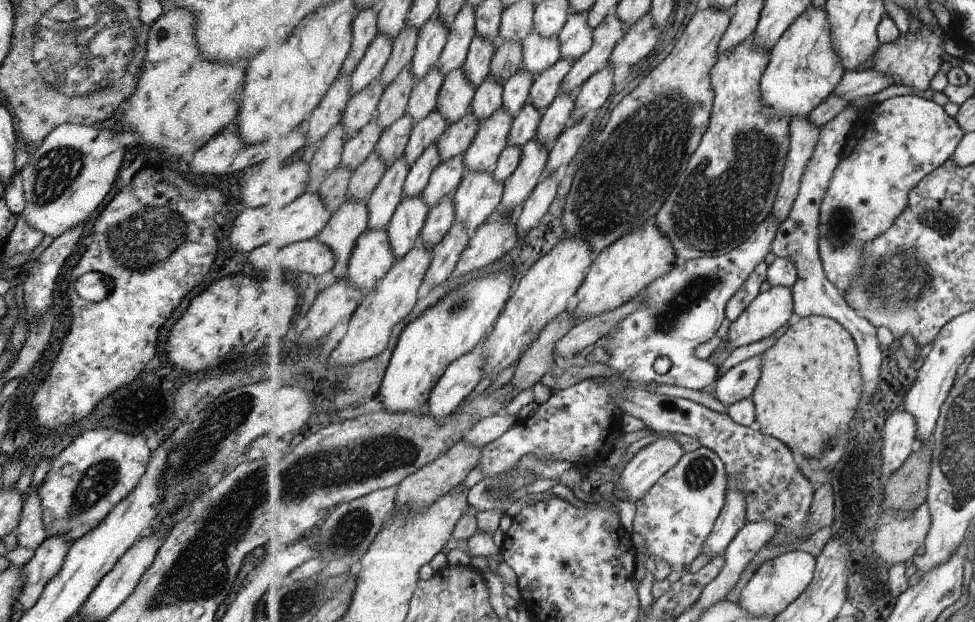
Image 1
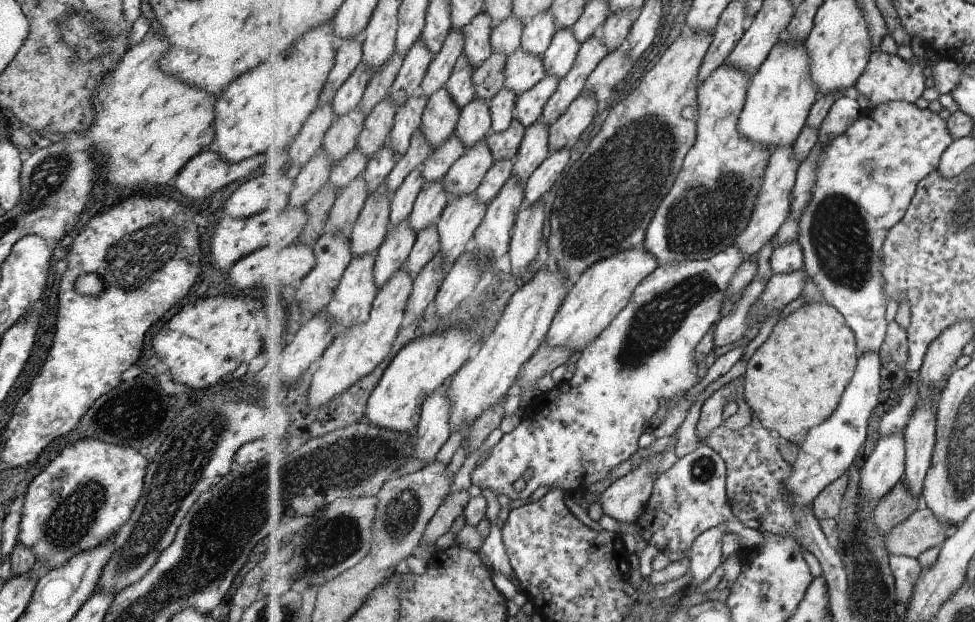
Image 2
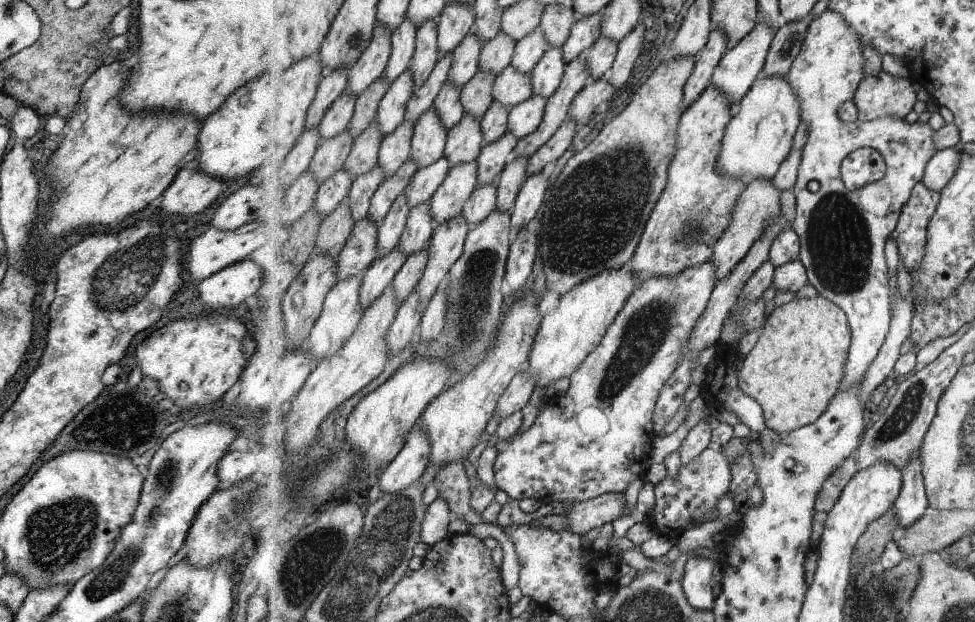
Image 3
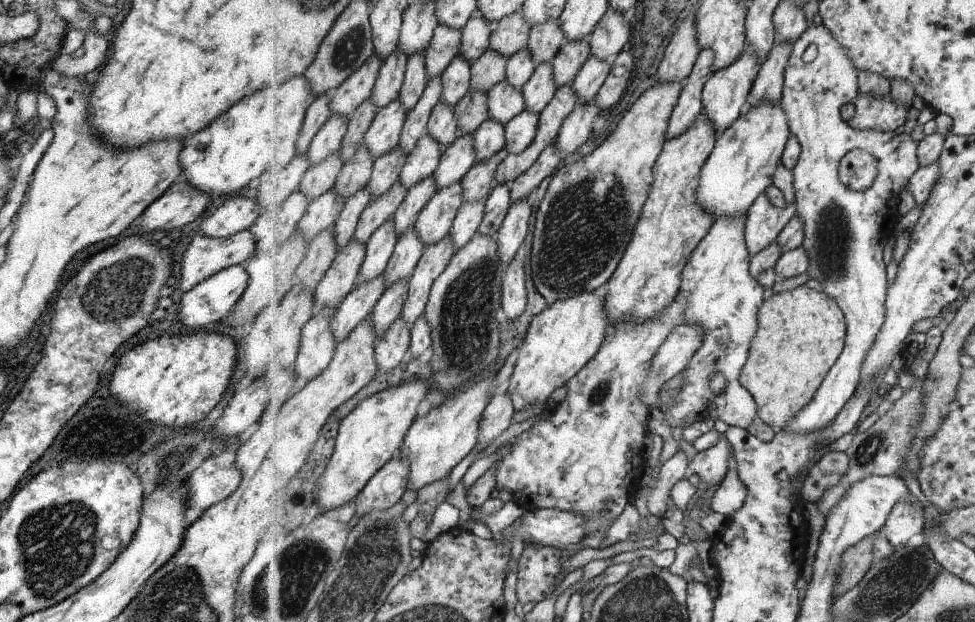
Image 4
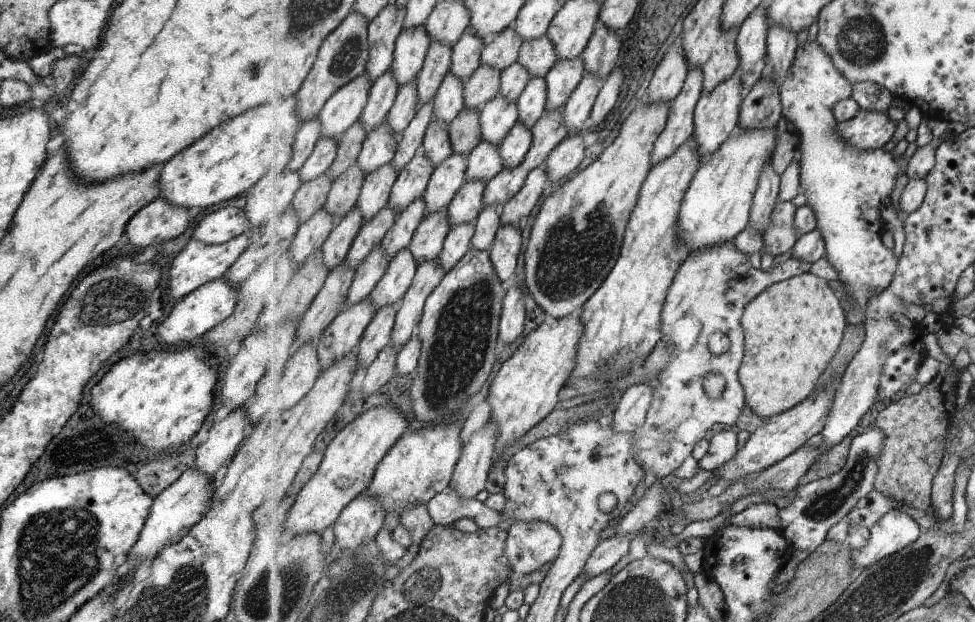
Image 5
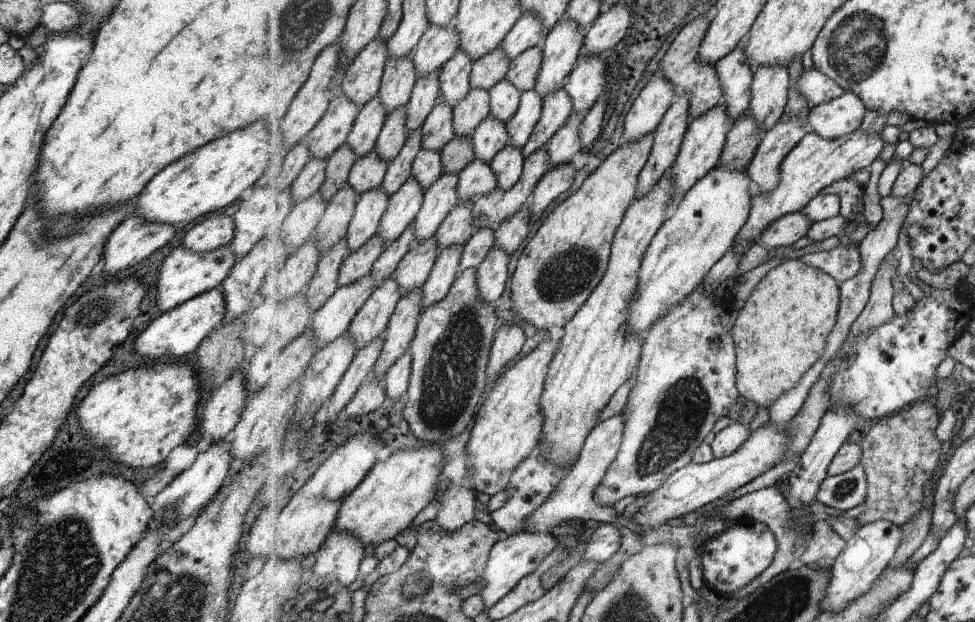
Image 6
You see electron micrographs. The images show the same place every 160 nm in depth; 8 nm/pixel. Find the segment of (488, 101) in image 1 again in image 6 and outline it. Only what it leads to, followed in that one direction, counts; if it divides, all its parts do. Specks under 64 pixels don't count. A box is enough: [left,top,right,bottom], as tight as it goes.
[415,172,461,244]

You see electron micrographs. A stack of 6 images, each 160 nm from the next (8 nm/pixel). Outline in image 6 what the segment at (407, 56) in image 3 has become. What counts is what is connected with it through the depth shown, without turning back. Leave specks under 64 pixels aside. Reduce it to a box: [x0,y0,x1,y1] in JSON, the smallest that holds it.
[347,94,387,158]

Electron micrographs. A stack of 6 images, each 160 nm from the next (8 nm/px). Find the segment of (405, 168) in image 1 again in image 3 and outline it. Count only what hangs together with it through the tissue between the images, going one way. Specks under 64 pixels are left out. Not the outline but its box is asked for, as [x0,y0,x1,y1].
[337,214,379,281]

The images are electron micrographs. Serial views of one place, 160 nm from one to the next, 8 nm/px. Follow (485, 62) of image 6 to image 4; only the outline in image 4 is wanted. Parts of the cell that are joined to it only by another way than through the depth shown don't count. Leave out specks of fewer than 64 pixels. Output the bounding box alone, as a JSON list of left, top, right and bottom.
[490,11,532,58]

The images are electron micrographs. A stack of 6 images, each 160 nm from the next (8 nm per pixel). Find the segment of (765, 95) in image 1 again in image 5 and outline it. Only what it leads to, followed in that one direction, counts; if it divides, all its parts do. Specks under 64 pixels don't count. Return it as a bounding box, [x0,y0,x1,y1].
[678,127,778,254]

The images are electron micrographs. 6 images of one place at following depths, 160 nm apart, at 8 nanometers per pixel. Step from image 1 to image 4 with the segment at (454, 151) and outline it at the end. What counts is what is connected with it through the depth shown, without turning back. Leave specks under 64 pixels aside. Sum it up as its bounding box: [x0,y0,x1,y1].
[393,175,438,236]

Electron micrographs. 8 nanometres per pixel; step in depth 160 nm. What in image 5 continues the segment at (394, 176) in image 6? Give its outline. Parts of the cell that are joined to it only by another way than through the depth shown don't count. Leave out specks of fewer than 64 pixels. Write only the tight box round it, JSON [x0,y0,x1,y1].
[392,99,435,172]

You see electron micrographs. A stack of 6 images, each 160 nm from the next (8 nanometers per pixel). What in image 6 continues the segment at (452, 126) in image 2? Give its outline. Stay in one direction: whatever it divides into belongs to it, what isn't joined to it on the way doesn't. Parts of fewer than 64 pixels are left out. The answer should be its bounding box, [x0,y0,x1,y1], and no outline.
[378,176,424,244]

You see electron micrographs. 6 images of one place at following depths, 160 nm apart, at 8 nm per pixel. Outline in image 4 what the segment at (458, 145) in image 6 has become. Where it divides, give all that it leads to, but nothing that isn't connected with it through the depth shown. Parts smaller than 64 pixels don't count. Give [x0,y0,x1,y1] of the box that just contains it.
[455,90,489,135]

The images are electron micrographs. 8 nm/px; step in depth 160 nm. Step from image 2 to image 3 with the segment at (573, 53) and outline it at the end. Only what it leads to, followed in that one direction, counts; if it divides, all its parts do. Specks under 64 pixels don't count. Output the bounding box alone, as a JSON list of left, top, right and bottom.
[531,47,567,100]

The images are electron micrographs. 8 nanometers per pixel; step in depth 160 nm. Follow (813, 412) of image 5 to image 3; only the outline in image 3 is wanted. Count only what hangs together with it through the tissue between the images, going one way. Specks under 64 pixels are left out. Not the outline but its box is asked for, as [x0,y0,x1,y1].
[788,8,938,390]

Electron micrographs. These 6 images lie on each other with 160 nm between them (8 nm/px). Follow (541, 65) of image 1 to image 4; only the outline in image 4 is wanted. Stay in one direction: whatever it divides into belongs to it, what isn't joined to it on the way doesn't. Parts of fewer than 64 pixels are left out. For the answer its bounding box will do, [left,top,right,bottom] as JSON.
[487,79,526,125]

